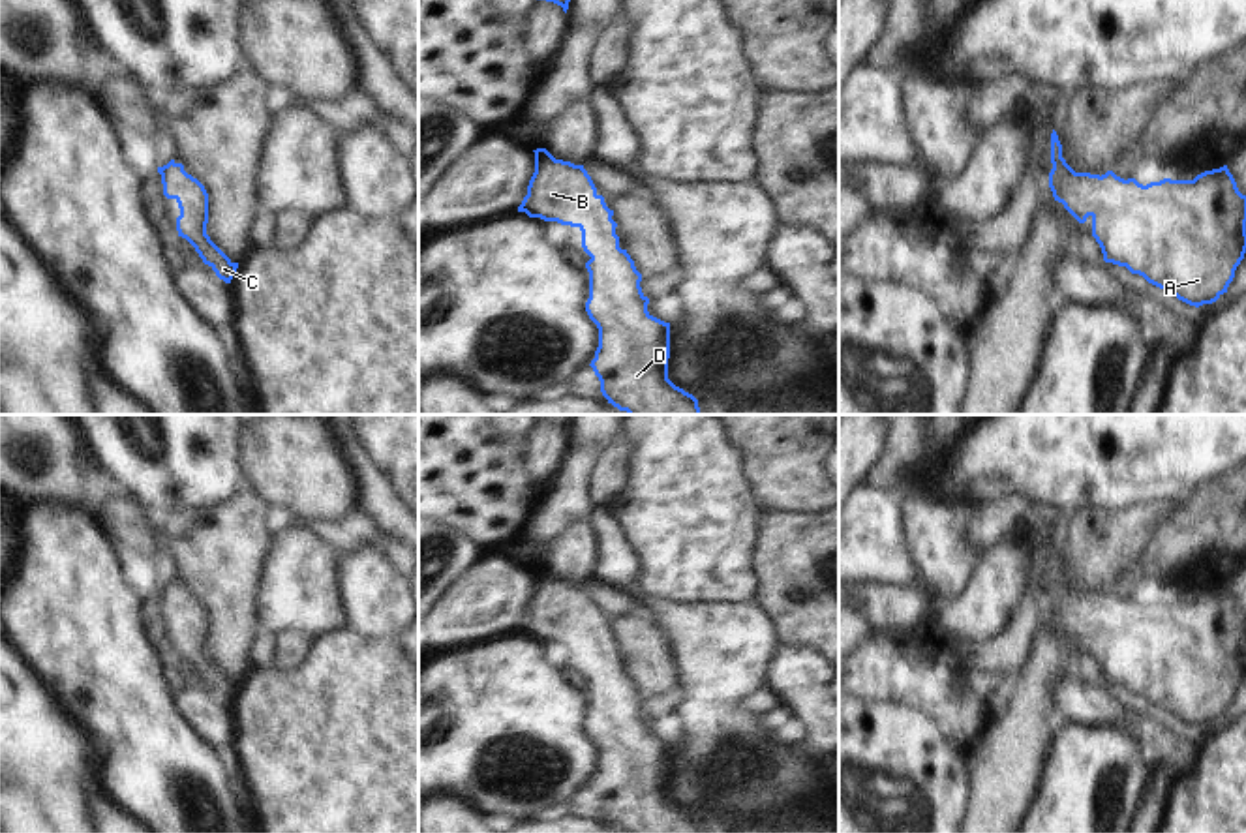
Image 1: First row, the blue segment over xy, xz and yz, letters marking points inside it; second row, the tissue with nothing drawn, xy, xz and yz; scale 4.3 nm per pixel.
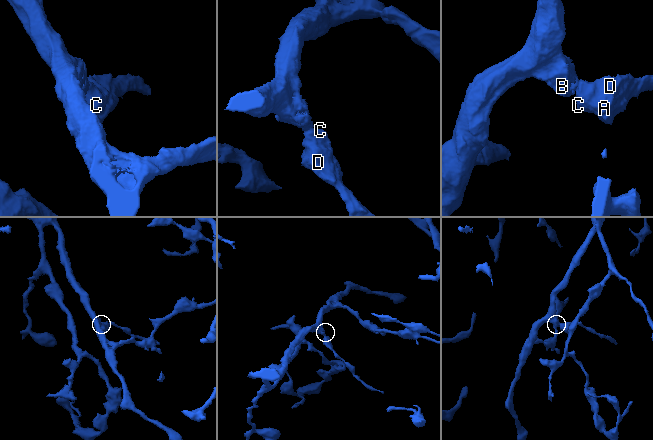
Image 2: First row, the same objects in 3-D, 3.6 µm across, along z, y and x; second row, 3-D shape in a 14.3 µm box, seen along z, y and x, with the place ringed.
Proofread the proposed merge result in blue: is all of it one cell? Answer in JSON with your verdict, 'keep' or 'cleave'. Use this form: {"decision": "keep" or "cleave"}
{"decision": "keep"}

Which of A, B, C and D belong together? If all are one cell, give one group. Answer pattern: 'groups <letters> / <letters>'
groups A B C D

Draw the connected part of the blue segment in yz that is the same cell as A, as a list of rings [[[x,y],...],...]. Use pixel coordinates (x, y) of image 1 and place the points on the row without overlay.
[[[1051,553],[1049,608],[1079,642],[1092,638],[1103,681],[1126,687],[1190,726],[1227,713],[1246,674],[1246,615],[1227,585],[1193,600],[1139,604],[1105,595],[1075,593]]]

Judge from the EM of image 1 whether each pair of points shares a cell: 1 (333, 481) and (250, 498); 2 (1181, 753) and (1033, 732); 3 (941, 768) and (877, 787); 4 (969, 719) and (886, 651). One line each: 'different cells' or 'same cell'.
1: different cells
2: different cells
3: same cell
4: same cell

